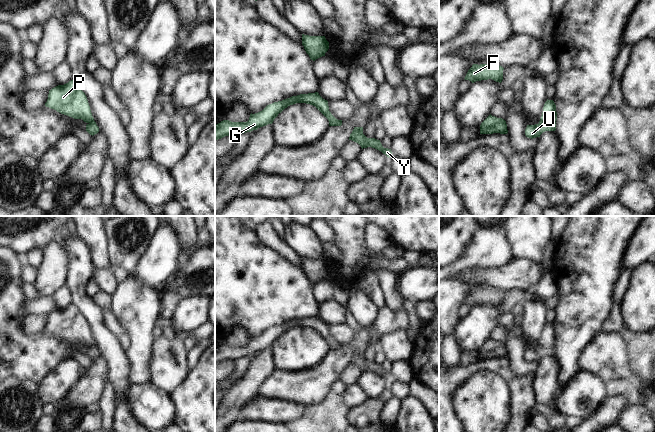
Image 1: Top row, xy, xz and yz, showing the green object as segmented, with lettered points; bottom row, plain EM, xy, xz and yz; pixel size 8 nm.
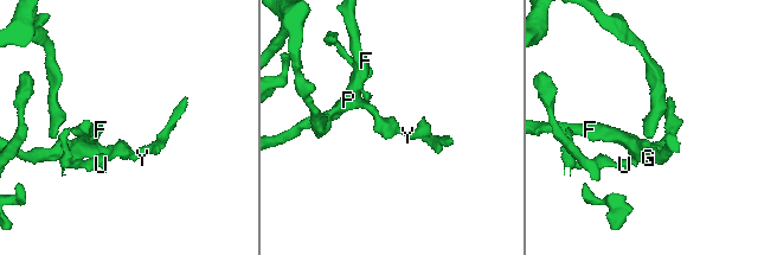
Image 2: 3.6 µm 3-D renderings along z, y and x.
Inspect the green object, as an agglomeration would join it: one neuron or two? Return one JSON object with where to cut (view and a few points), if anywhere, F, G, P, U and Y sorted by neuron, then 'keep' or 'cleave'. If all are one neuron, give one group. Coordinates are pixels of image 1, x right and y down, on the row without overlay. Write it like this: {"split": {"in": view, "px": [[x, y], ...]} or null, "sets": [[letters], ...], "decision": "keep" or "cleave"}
{"split": {"in": "yz", "px": [[539, 345], [555, 349]]}, "sets": [["F", "G", "P", "Y"], ["U"]], "decision": "cleave"}

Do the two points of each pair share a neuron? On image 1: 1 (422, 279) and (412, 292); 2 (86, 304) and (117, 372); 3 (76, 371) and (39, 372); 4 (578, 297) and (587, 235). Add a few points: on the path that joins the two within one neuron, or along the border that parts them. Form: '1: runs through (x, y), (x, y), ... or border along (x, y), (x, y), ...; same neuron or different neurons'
1: runs through (420, 282), (413, 289); same neuron
2: runs through (95, 321), (99, 333), (114, 355); same neuron
3: border along (69, 359), (62, 362), (39, 385); different neurons
4: runs through (586, 282), (587, 250); same neuron

